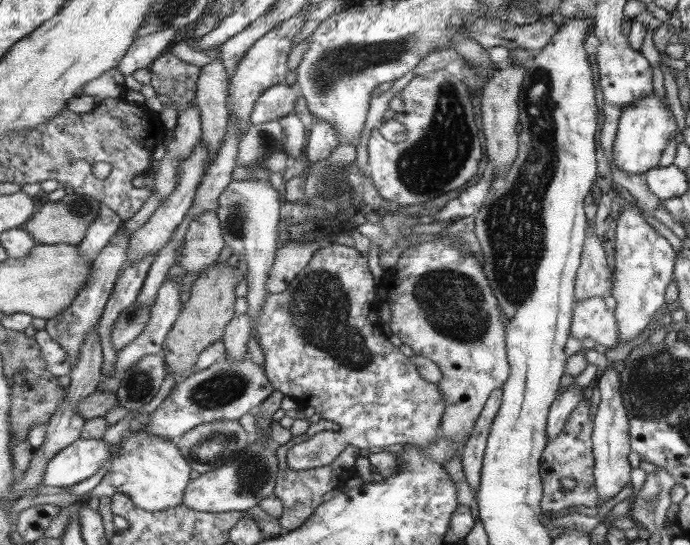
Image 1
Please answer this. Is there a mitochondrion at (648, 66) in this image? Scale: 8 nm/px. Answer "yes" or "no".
no

